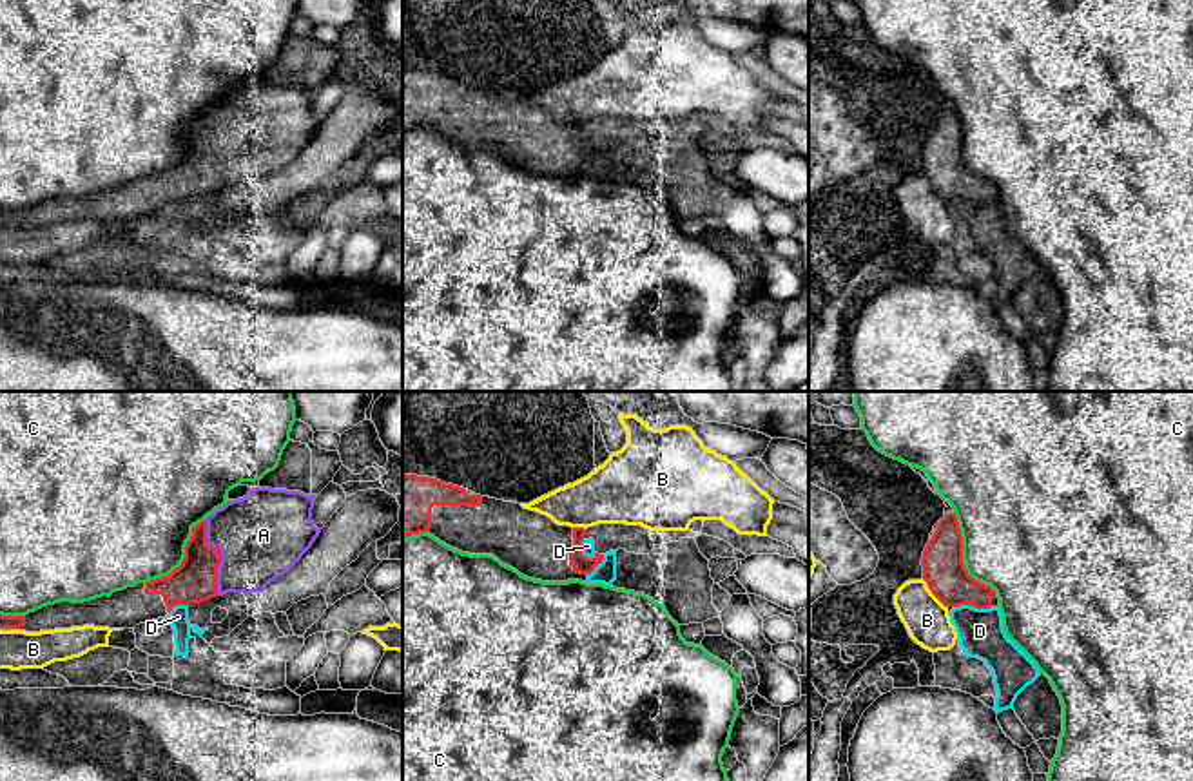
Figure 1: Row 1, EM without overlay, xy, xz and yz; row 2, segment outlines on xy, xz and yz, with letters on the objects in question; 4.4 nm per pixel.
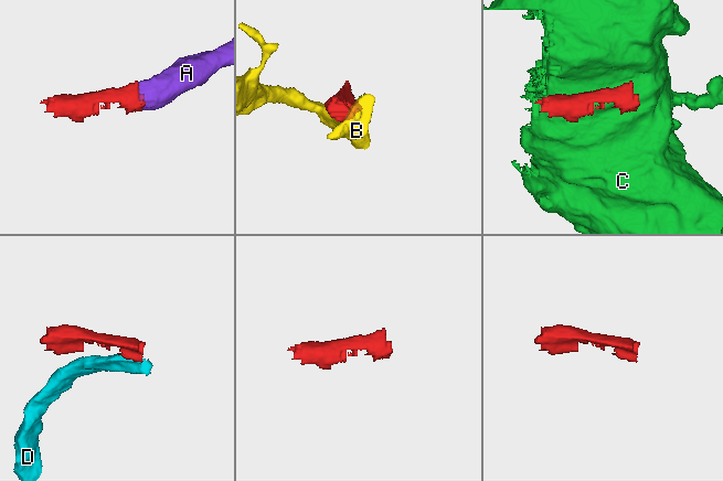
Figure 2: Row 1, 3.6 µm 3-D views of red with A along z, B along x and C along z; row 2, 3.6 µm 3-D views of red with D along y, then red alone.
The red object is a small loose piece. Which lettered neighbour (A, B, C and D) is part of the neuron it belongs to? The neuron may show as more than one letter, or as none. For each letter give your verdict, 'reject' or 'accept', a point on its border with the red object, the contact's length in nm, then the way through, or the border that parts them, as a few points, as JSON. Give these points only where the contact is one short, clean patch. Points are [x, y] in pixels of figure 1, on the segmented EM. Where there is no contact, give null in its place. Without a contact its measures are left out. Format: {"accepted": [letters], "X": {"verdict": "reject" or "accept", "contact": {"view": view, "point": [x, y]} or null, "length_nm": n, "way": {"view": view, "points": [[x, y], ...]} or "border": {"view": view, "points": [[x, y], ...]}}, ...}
{"accepted": ["A"], "A": {"verdict": "accept", "contact": {"view": "xy", "point": [220, 555]}, "length_nm": 340, "way": {"view": "xy", "points": [[194, 580], [220, 555], [256, 542], [263, 535]]}}, "B": {"verdict": "reject", "contact": {"view": "yz", "point": [932, 593]}, "length_nm": 170}, "C": {"verdict": "reject", "contact": {"view": "yz", "point": [961, 557]}, "length_nm": 420}, "D": {"verdict": "reject", "contact": {"view": "yz", "point": [972, 606]}, "length_nm": 170, "border": {"view": "yz", "points": [[954, 606], [990, 607]]}}}

